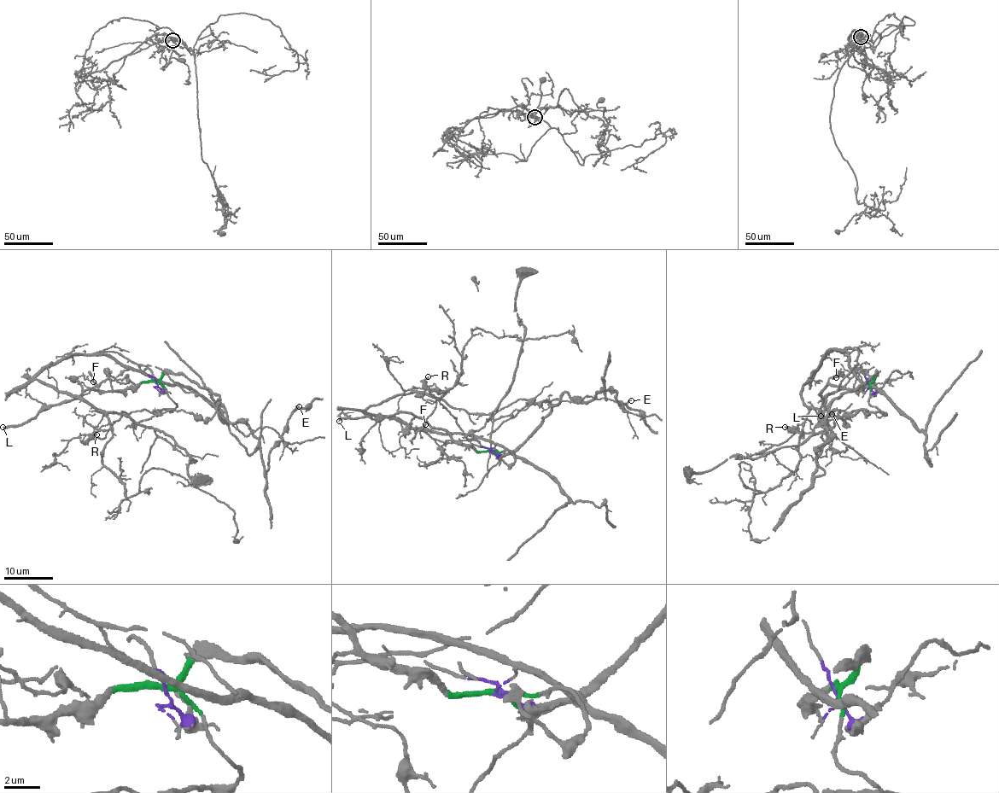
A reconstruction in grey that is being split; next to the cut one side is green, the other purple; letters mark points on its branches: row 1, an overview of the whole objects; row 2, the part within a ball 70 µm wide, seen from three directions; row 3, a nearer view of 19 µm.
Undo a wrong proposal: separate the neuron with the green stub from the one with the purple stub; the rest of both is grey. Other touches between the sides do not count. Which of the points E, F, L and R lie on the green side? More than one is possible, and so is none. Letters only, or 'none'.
E, F, L, R

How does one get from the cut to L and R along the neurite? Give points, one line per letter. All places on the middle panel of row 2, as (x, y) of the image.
L: (490, 450), (475, 451), (460, 446), (445, 431), (432, 428), (408, 411), (338, 422)
R: (490, 450), (508, 450), (515, 460), (505, 463), (476, 440), (468, 438), (456, 419), (427, 388), (428, 376)

